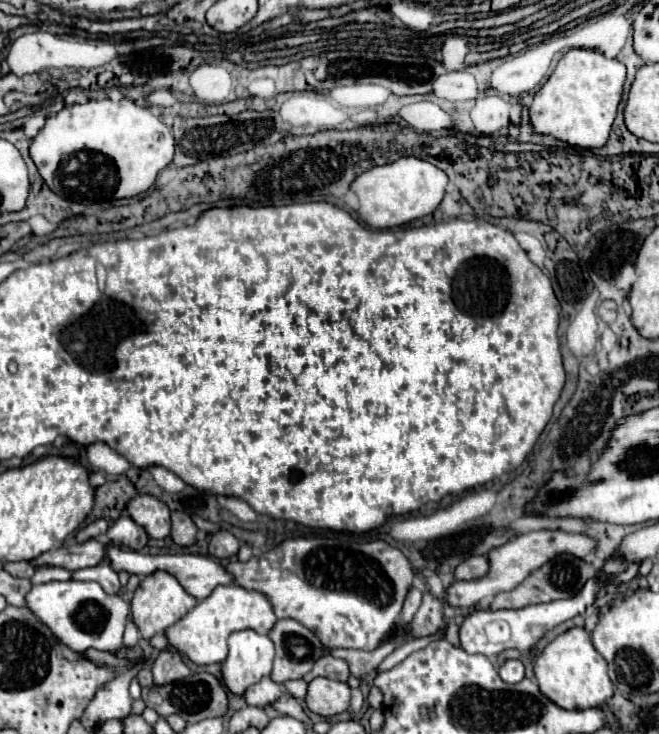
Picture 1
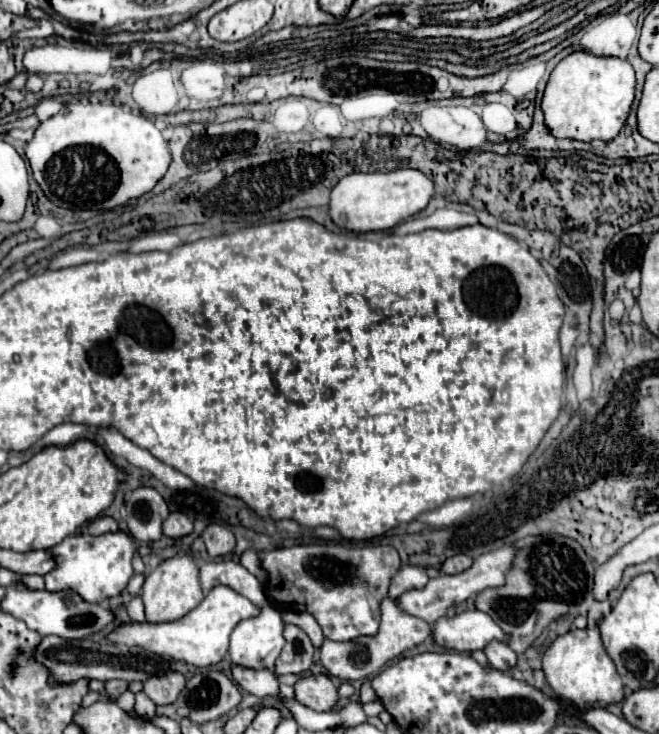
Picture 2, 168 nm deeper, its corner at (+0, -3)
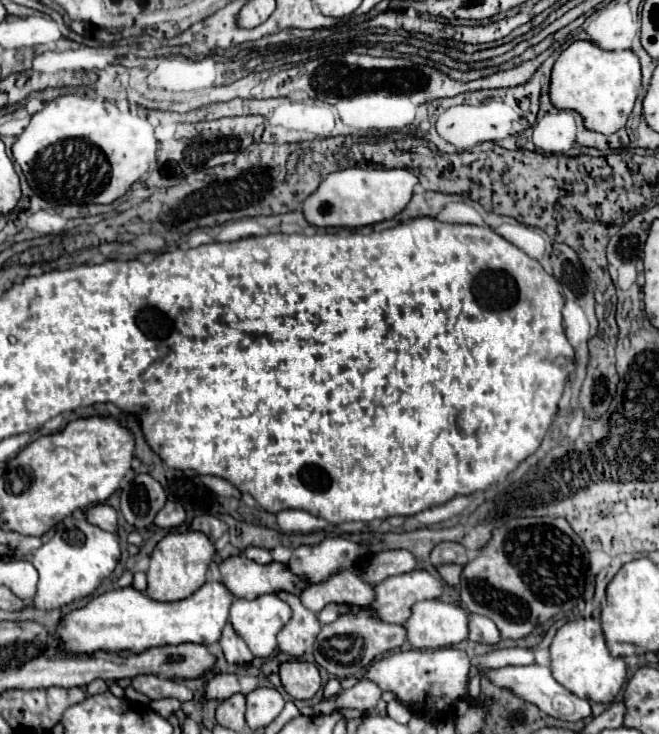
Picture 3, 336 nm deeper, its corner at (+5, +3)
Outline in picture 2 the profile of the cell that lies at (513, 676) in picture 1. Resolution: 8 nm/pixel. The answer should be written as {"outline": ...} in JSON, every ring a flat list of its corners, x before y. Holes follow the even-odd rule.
{"outline":[[499,641,489,643,485,647,485,655,487,655,489,663,499,671,507,671,507,669,513,669,517,665,517,655,509,649,509,645,499,643]]}

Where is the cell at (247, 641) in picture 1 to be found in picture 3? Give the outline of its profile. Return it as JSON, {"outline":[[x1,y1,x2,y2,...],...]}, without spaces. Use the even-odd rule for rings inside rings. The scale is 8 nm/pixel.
{"outline":[[276,593,256,599,236,599,230,607,230,623,244,637,254,657,270,657,276,649,276,633,292,617,292,609]]}

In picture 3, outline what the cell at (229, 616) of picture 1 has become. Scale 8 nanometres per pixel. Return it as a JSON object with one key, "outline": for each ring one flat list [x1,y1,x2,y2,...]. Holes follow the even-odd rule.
{"outline":[[214,581,204,583,194,595,186,599,164,603,150,599,146,593,140,593,130,585,92,597,88,605,60,617,50,633,54,633,58,641,62,641,62,649,66,649,66,653,142,653,152,647,178,643,214,645,222,635,230,605,232,593,222,583]]}

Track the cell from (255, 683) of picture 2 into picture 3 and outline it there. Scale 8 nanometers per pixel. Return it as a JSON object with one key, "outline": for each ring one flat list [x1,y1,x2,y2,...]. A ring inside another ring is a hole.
{"outline":[[230,621,224,625,222,629,222,637,218,641,222,645,222,651,226,655,226,659,230,663,236,663,236,665,244,665,244,663,250,663,252,661,252,653,246,645,246,641,234,631,234,627,230,625]]}

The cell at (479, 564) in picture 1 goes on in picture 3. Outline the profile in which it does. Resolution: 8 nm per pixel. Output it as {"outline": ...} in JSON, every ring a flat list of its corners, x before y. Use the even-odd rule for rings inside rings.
{"outline":[[438,543,432,553,430,553,430,561,434,567,438,565,446,565,446,563,458,563,458,565,466,565,468,557,466,557,466,549,458,543]]}

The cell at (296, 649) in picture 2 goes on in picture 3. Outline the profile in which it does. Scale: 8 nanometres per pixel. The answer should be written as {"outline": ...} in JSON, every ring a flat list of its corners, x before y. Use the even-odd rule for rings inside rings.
{"outline":[[290,593,278,595,292,607,292,619,278,631,278,647,292,657,300,657,312,649,322,625,318,615,302,605,300,597]]}

